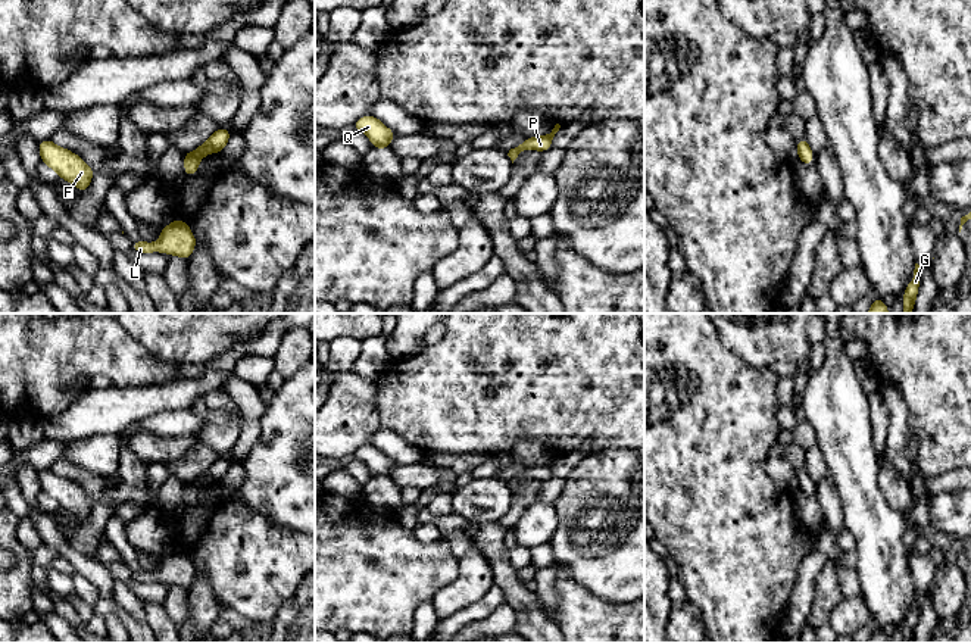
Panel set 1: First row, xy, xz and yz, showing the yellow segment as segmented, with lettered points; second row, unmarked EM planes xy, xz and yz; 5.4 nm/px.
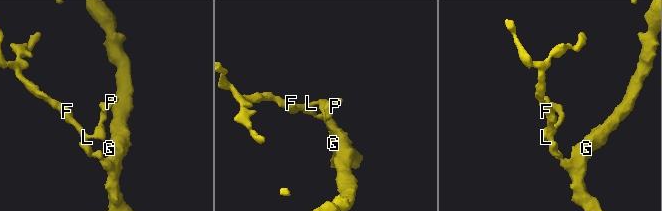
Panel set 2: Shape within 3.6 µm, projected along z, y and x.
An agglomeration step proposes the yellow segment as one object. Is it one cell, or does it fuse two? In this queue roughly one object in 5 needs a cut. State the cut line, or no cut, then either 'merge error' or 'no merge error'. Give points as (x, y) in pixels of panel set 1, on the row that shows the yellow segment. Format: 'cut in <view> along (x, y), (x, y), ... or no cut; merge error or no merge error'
no cut; no merge error

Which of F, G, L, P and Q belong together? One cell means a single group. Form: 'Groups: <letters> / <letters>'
Groups: F G L P Q

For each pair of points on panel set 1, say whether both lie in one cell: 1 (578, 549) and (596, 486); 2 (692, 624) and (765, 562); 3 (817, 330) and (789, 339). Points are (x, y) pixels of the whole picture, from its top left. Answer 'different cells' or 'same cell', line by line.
1: same cell
2: different cells
3: different cells

